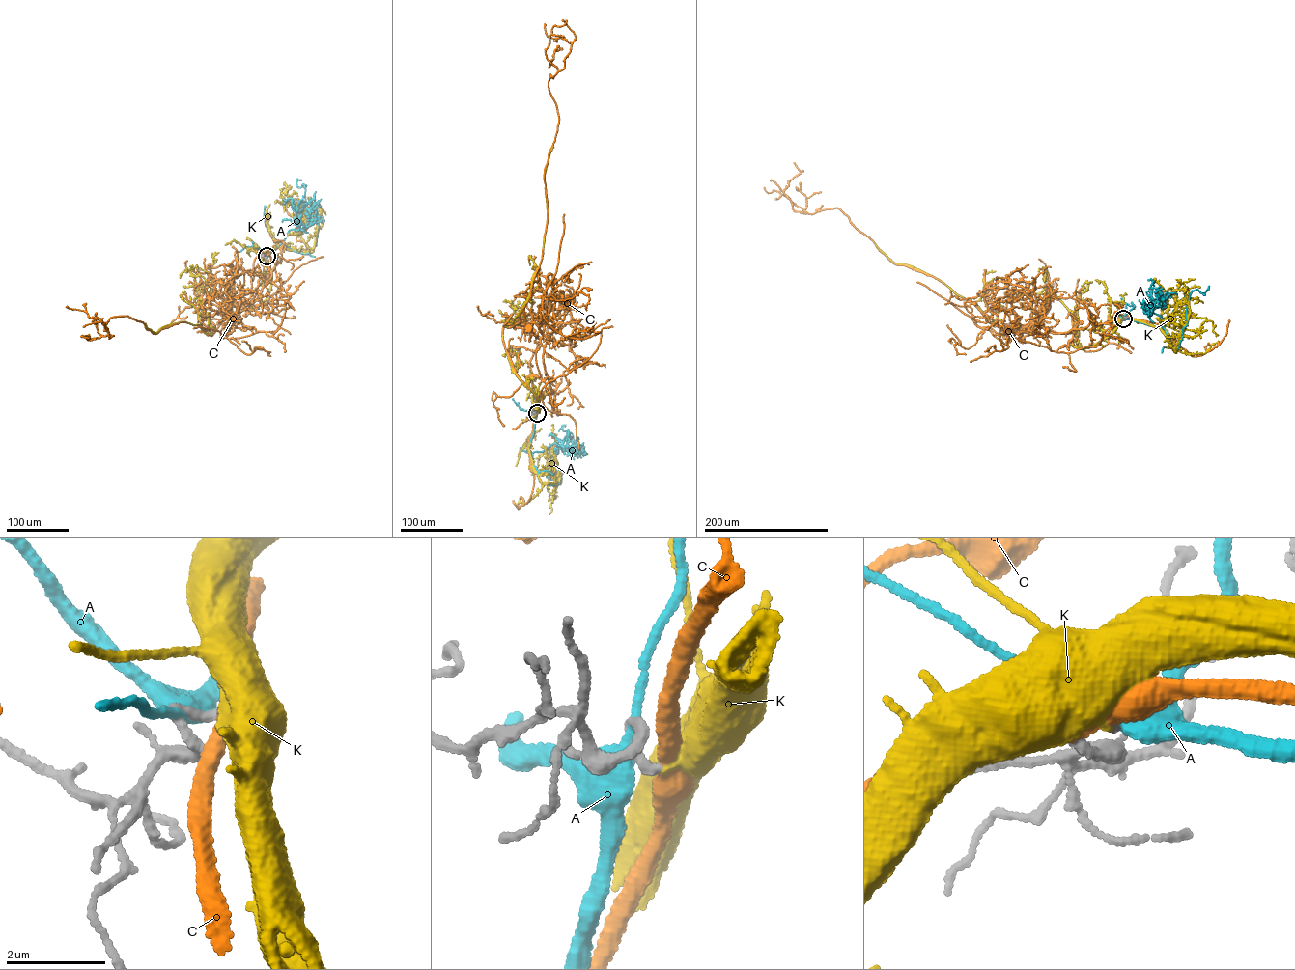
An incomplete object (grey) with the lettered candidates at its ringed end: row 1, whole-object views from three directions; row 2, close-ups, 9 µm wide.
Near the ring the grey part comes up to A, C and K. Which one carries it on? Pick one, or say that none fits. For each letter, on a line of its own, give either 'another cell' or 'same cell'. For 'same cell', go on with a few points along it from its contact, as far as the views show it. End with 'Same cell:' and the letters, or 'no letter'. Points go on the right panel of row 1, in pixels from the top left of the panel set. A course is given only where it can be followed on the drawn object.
A: another cell
C: another cell
K: same cell | via (1123, 318), (1081, 348), (1072, 311), (1053, 291), (1044, 317), (1008, 331), (874, 241)
Same cell: K

